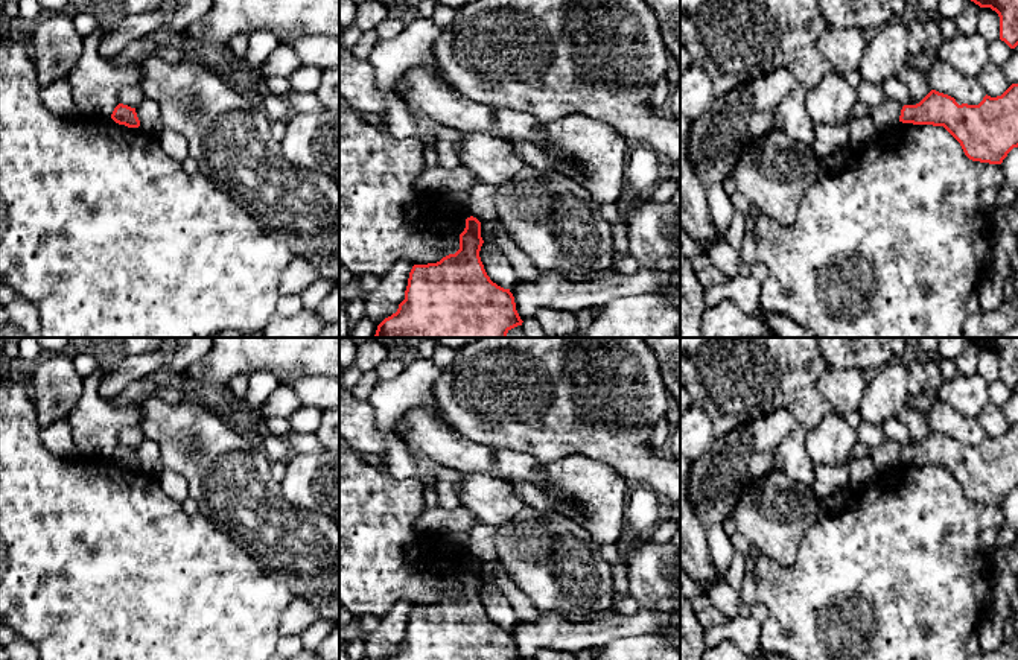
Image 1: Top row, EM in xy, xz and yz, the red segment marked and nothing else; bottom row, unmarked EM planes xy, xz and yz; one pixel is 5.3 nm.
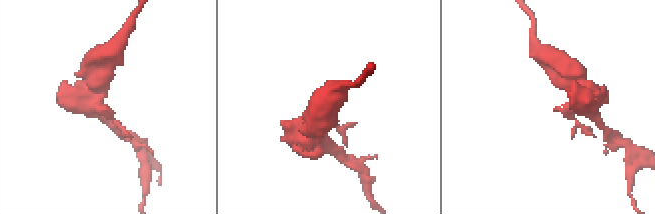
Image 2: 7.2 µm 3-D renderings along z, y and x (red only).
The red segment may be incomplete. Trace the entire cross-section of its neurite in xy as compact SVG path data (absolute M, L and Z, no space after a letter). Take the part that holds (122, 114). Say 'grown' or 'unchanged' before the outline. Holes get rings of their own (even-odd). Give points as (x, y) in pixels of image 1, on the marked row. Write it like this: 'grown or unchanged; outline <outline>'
unchanged; outline M119 103L113 114L111 119L119 123L119 125L125 125L128 128L138 128L140 126L140 120L137 117L135 108L131 108L128 105Z

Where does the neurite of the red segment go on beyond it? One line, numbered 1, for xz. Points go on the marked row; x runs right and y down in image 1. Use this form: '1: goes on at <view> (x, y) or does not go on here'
1: does not go on here

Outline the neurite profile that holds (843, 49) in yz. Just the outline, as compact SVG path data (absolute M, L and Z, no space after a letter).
M829 27L819 40L819 50L845 76L860 67L867 41L864 30Z

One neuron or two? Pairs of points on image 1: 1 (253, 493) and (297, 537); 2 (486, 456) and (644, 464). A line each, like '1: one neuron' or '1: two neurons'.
1: one neuron
2: two neurons

